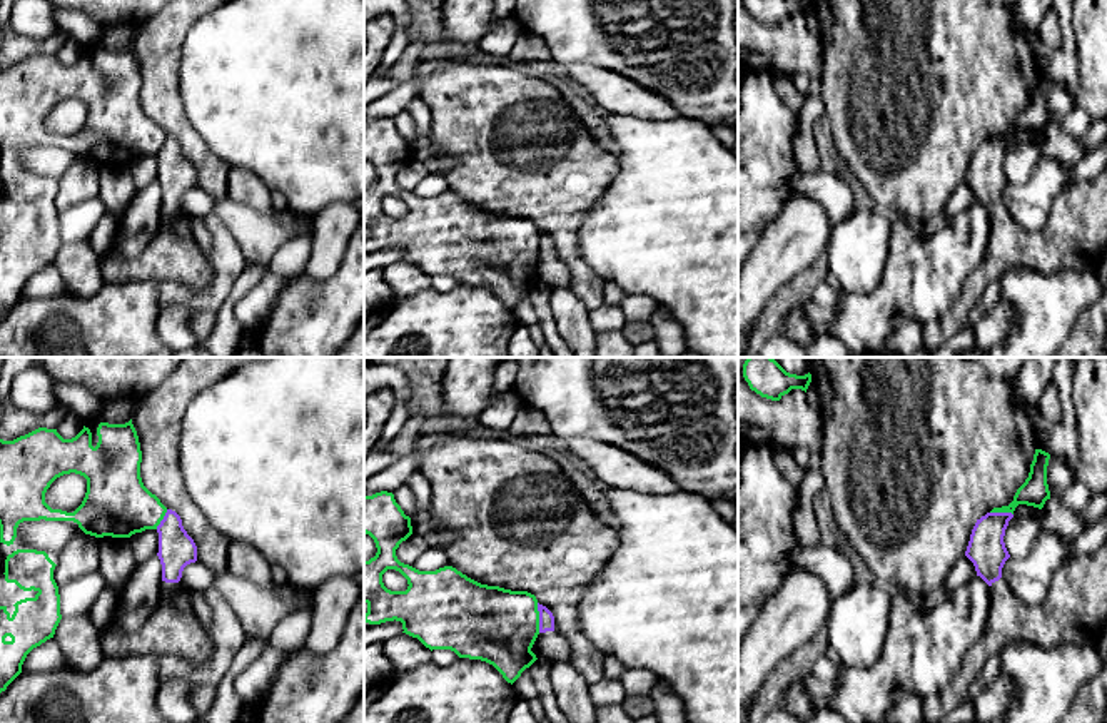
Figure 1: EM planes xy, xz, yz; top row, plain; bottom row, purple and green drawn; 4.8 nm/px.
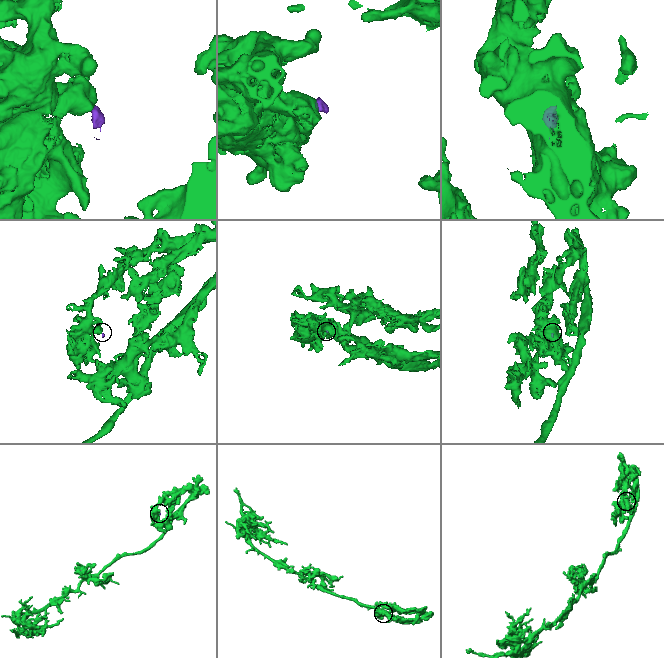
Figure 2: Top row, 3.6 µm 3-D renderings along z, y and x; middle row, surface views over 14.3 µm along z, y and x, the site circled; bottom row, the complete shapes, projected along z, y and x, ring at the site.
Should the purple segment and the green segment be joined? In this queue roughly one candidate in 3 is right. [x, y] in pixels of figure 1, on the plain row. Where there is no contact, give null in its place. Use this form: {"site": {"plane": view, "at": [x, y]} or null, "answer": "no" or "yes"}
{"site": {"plane": "xz", "at": [540, 244]}, "answer": "no"}

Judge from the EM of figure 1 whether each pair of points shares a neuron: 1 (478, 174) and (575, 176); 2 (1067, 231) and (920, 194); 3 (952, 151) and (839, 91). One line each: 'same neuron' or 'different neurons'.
1: same neuron
2: different neurons
3: same neuron

